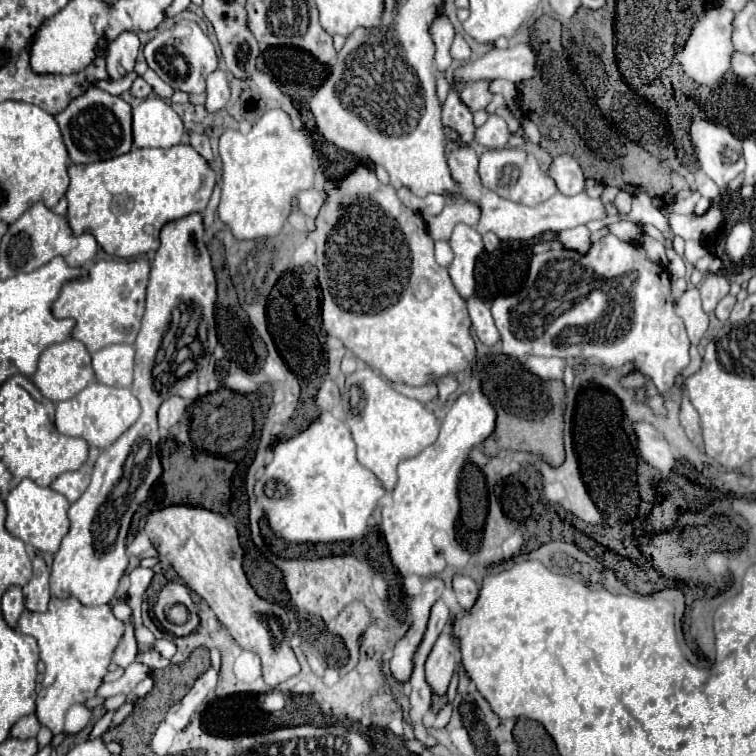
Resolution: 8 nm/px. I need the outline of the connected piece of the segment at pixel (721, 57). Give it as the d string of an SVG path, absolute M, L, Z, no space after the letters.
M717 6L717 8L707 8L697 24L691 28L689 38L685 40L685 44L679 50L679 64L685 70L687 76L691 76L695 82L705 84L705 86L713 86L721 80L721 76L725 72L729 72L729 54L733 52L731 46L731 20L733 20L733 12Z

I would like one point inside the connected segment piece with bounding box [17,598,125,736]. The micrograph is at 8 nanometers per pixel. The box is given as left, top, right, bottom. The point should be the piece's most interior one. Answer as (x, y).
(76, 642)

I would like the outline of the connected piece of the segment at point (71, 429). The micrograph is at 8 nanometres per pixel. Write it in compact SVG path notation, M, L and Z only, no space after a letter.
M91 382L75 398L57 404L55 426L65 436L83 438L89 446L105 450L107 446L111 446L111 442L115 442L125 430L129 430L137 422L139 414L139 400L131 394L129 388L113 388L99 382Z

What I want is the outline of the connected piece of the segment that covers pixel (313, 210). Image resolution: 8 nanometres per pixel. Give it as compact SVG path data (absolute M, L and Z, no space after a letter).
M311 188L311 190L303 190L297 194L297 204L299 204L299 210L305 214L305 216L311 216L315 218L315 214L319 212L321 204L323 204L323 198L325 194Z

